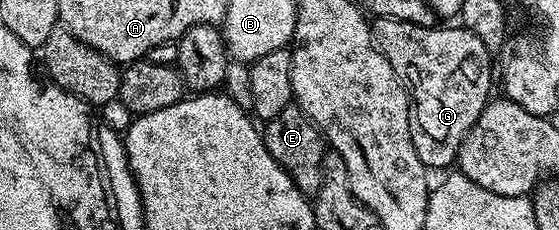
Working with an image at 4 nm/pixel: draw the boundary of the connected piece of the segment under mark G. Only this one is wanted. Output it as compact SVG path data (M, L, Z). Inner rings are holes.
M390 17L376 18L371 25L377 48L387 63L391 63L398 79L407 86L411 102L409 134L419 159L429 171L445 171L456 162L463 139L489 104L489 92L493 89L491 51L483 47L479 35L464 27L441 28Z

